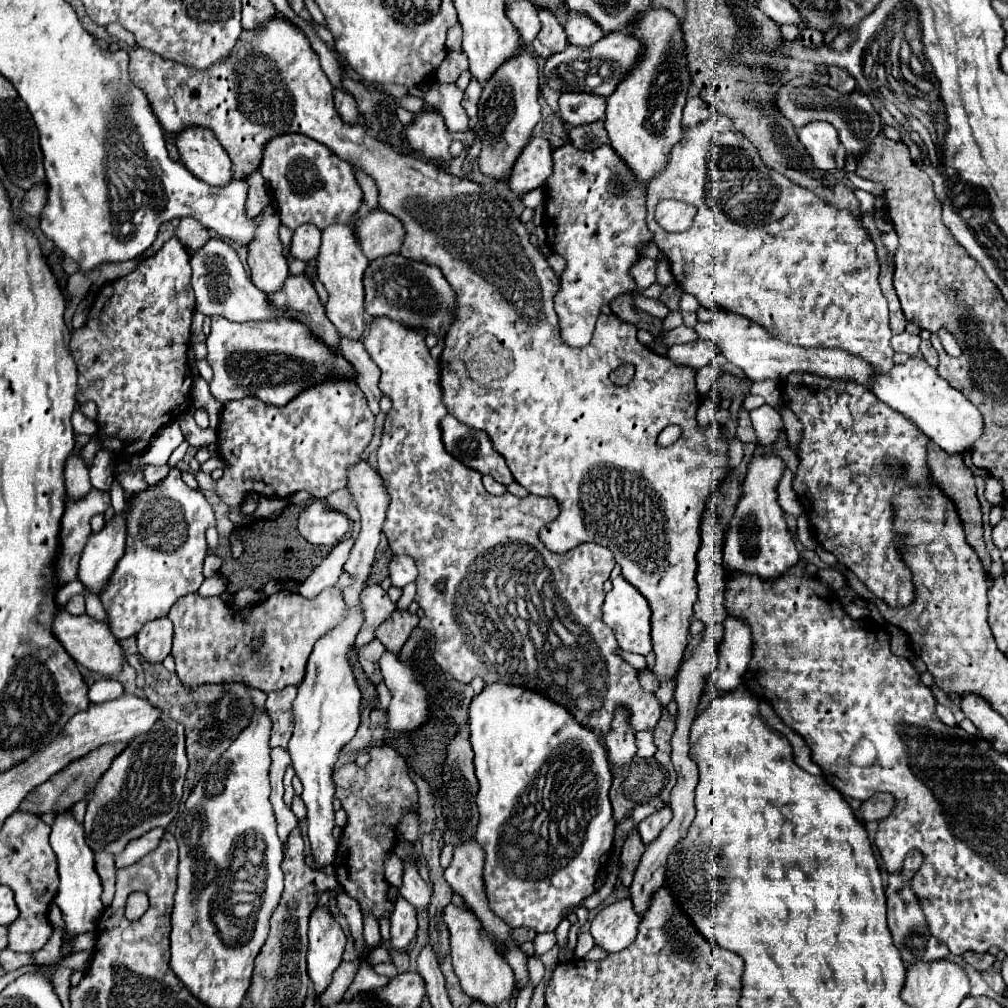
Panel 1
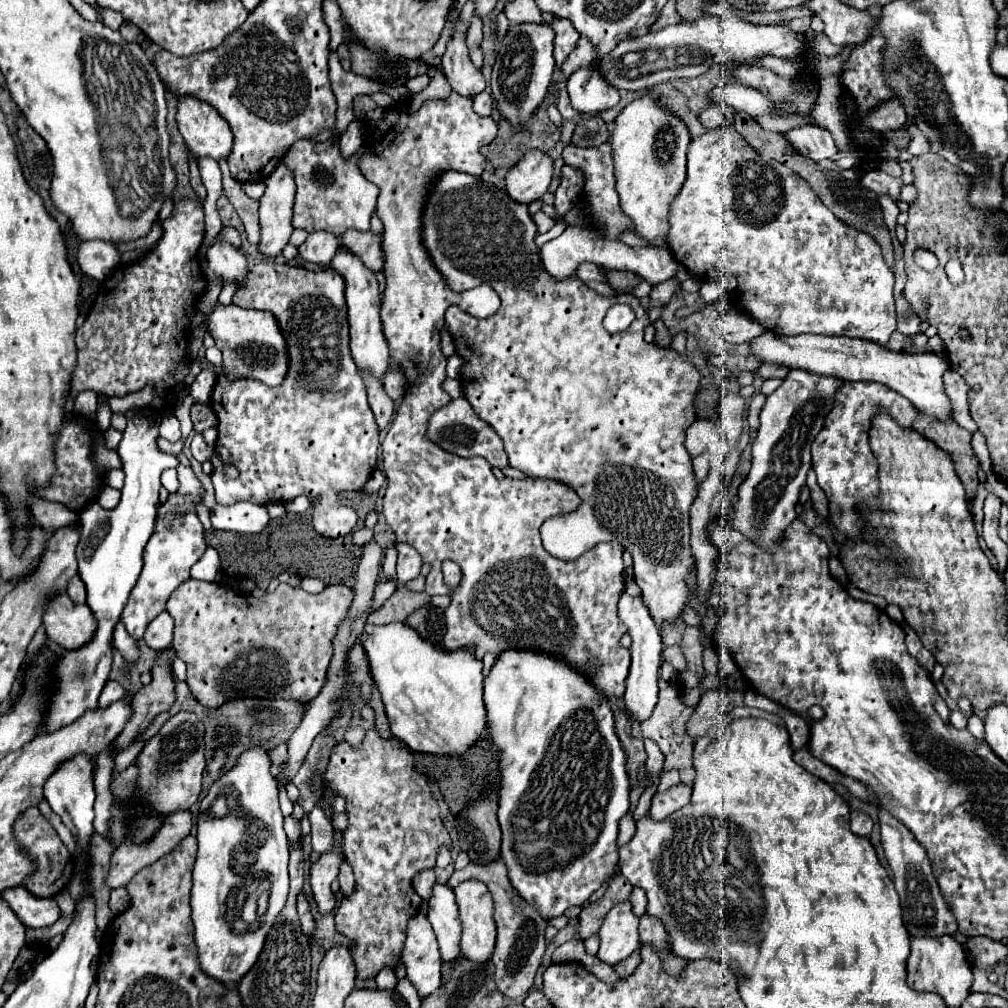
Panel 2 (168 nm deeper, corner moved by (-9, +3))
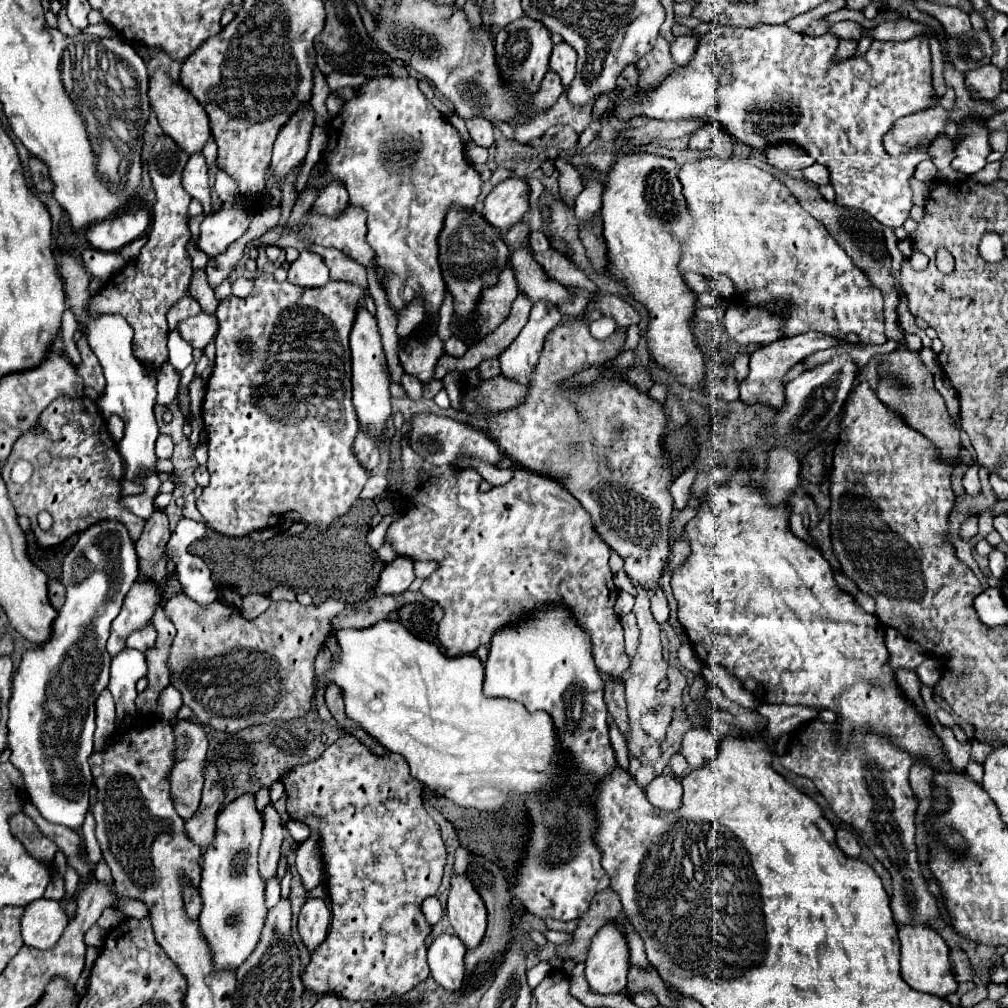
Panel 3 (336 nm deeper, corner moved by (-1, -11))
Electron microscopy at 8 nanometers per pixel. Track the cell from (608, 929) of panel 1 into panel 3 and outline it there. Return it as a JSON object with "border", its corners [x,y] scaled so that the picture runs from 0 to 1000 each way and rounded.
{"border":[[[600,917],[586,935],[580,952],[580,970],[586,984],[614,986],[622,976],[624,942],[618,925],[610,917]]]}

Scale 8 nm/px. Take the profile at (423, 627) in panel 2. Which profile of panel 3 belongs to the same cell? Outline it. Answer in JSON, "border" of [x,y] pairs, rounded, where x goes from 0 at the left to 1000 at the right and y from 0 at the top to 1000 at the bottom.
{"border":[[[404,599],[402,603],[390,607],[388,615],[398,617],[402,623],[406,623],[408,629],[412,629],[418,635],[424,637],[434,635],[434,619],[430,615],[430,607],[420,599]]]}

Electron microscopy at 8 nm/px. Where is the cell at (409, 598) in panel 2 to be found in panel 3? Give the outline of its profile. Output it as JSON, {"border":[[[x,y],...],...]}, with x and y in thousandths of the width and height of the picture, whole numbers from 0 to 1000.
{"border":[[[394,589],[394,591],[374,591],[372,595],[364,597],[360,605],[350,607],[350,601],[344,601],[340,605],[340,609],[336,609],[330,615],[330,623],[338,625],[338,623],[352,623],[352,625],[360,625],[366,621],[372,621],[378,615],[384,615],[388,607],[392,607],[394,603],[406,599],[408,593],[406,589]]]}

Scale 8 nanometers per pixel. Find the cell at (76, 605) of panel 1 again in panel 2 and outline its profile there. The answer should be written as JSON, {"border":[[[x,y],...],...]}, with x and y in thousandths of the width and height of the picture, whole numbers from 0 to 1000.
{"border":[[[72,571],[72,573],[68,575],[68,579],[66,579],[66,589],[68,589],[70,595],[76,597],[76,599],[82,599],[82,597],[84,597],[84,581],[82,581],[82,577],[80,577],[78,571]]]}

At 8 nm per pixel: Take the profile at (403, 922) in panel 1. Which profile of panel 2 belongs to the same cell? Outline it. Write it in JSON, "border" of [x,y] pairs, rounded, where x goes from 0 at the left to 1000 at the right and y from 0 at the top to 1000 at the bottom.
{"border":[[[418,905],[406,915],[400,940],[400,956],[404,960],[404,972],[414,980],[418,992],[422,992],[438,978],[436,938],[424,909]]]}

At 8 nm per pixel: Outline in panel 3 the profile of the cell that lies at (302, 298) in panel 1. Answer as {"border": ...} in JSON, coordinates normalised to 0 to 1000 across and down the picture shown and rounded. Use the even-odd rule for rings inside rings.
{"border":[[[259,270],[253,276],[251,288],[247,294],[243,296],[235,296],[235,294],[225,294],[223,298],[219,298],[217,306],[215,306],[215,317],[217,317],[217,331],[213,335],[213,343],[215,343],[215,357],[209,369],[209,375],[205,377],[205,391],[201,397],[201,421],[205,427],[205,437],[207,437],[207,456],[205,456],[205,464],[209,470],[207,482],[201,486],[201,490],[195,494],[195,504],[201,510],[203,518],[215,526],[217,530],[225,530],[225,532],[245,532],[249,528],[261,526],[261,524],[269,524],[281,518],[301,518],[301,520],[314,520],[316,528],[322,530],[326,526],[326,522],[330,520],[332,514],[340,512],[348,500],[356,494],[366,468],[360,466],[350,448],[350,438],[352,433],[356,429],[356,417],[352,413],[352,405],[348,401],[348,351],[346,351],[346,327],[352,315],[352,306],[358,300],[358,296],[362,294],[362,288],[352,284],[352,282],[344,282],[344,280],[326,280],[318,286],[297,286],[293,282],[287,280],[273,280],[271,272]],[[239,337],[247,337],[251,343],[251,351],[243,353],[237,345],[235,339]]]}

